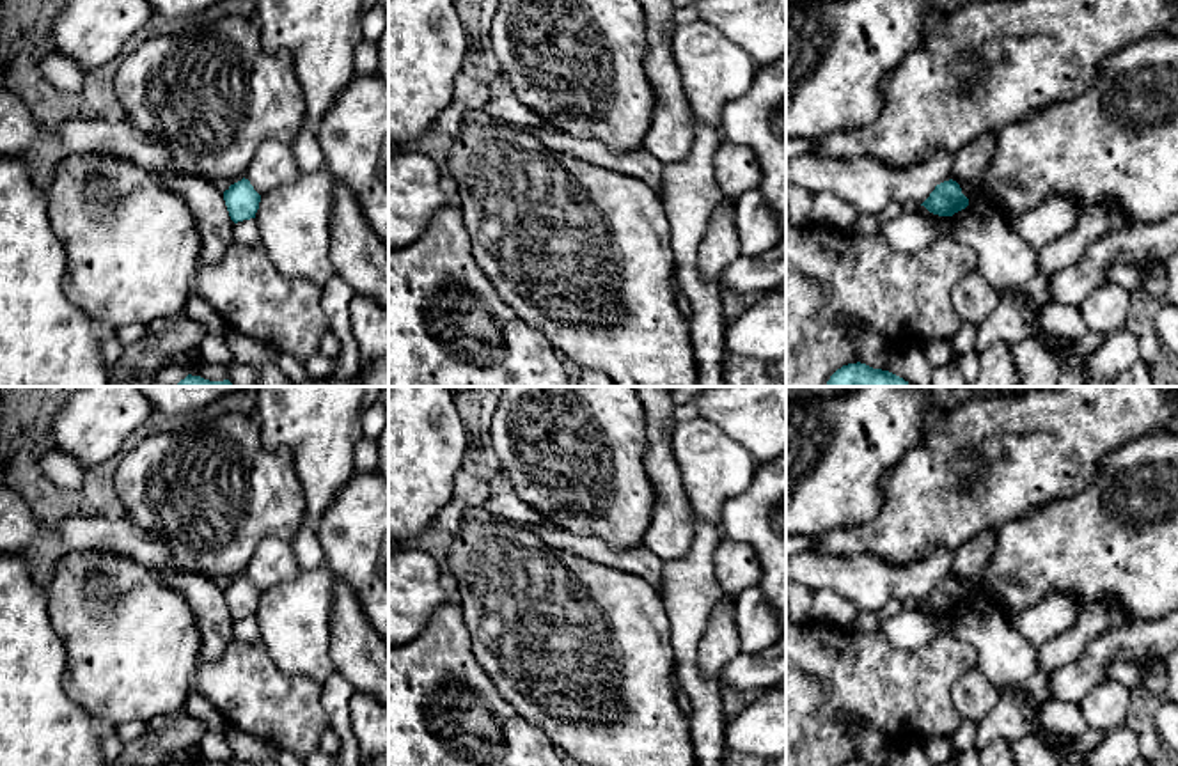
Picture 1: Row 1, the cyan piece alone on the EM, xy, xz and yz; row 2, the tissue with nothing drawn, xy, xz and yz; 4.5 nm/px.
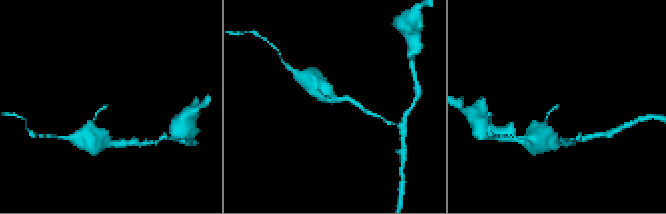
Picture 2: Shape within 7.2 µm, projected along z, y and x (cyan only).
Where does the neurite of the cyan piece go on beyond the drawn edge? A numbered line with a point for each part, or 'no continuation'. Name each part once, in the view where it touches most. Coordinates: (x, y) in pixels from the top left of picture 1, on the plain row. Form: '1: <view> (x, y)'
no continuation

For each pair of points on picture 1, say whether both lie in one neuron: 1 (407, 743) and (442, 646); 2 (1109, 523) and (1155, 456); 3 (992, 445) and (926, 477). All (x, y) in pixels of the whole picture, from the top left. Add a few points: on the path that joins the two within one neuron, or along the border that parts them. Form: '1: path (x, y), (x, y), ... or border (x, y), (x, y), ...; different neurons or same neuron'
1: path (416, 719), (416, 704), (437, 678), (437, 671); same neuron
2: path (1125, 508), (1155, 477), (1155, 472); same neuron
3: path (976, 453), (951, 477), (942, 477); same neuron

